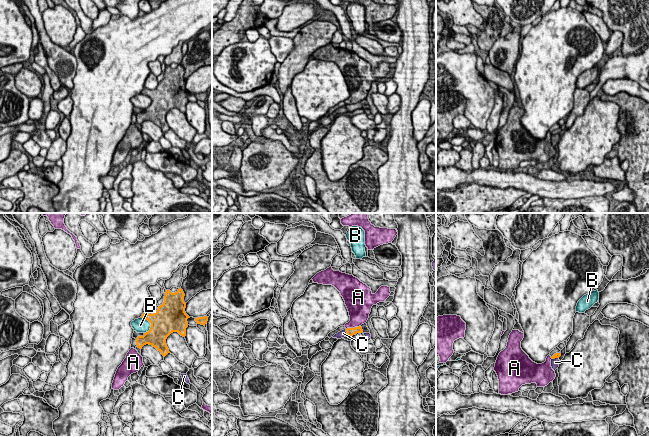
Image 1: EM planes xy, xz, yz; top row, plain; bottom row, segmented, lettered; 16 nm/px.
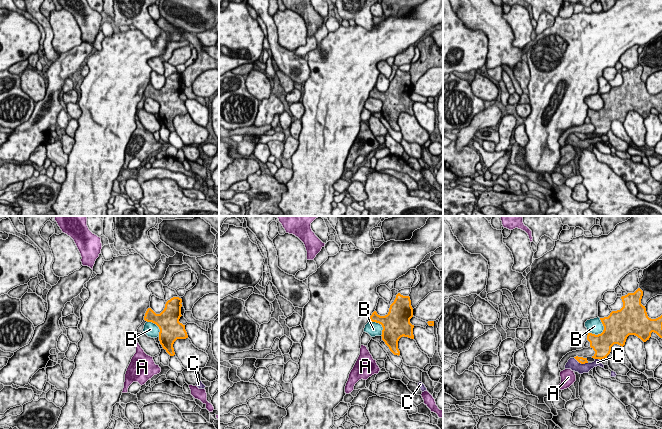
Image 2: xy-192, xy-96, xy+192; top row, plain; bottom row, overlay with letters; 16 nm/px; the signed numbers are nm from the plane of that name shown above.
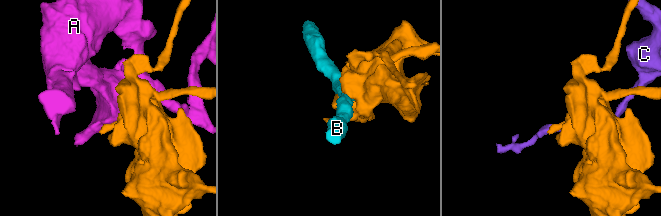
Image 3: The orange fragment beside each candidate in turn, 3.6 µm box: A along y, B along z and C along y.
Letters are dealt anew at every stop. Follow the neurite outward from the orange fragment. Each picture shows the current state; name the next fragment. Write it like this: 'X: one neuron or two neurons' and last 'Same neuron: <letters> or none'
A: two neurons
B: two neurons
C: two neurons
Same neuron: none

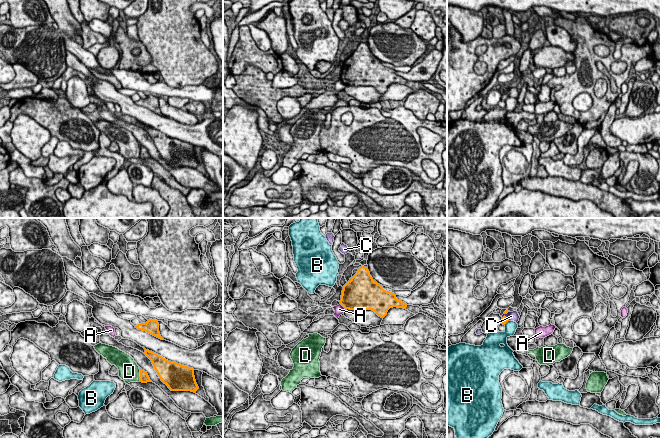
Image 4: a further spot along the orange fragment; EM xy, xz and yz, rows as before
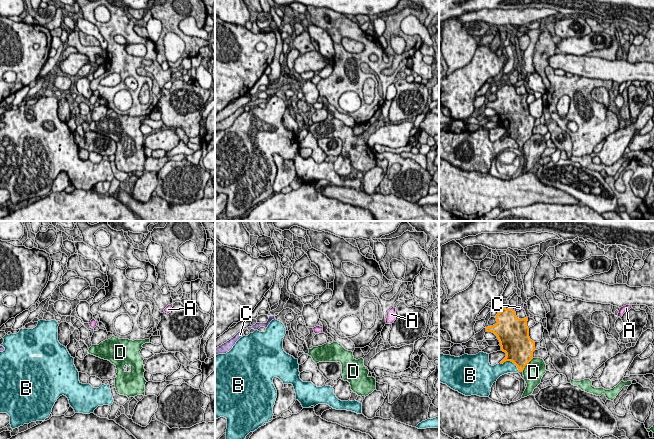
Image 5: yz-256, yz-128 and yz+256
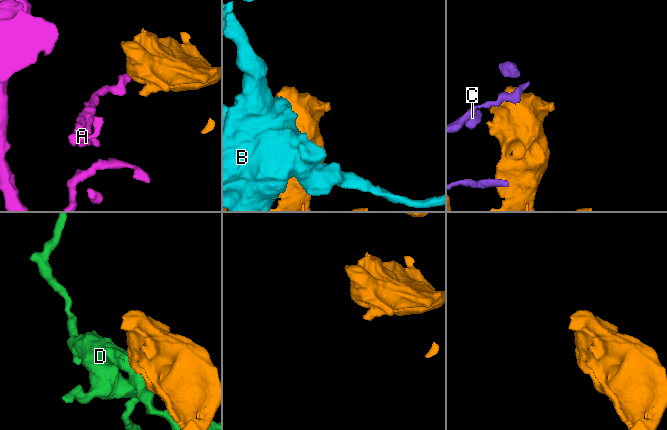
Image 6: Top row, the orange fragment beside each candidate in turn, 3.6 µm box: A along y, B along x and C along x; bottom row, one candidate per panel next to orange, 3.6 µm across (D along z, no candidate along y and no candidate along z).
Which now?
A: two neurons
B: two neurons
C: two neurons
D: two neurons
Same neuron: none

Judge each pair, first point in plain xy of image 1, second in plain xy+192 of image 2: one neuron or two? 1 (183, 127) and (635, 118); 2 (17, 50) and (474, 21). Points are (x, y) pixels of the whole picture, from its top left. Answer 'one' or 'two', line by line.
1: one
2: two

